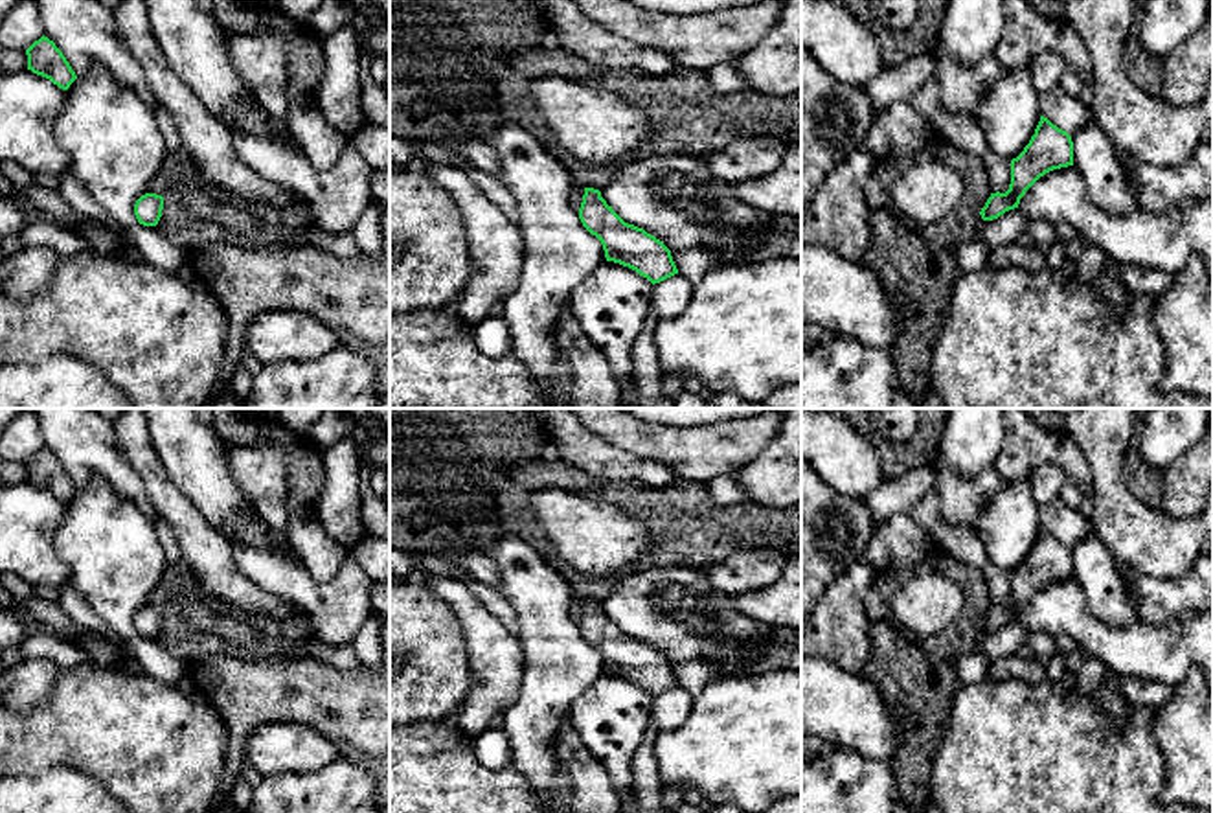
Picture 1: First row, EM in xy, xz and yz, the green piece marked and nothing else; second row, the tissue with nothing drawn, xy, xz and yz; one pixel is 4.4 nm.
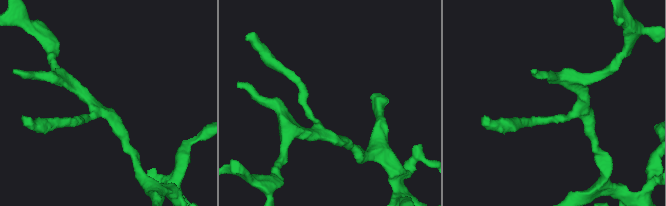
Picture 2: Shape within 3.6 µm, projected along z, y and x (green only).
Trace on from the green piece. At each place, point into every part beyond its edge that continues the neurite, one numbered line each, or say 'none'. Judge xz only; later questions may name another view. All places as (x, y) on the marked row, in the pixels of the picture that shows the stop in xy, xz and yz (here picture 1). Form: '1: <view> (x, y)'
none

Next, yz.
none

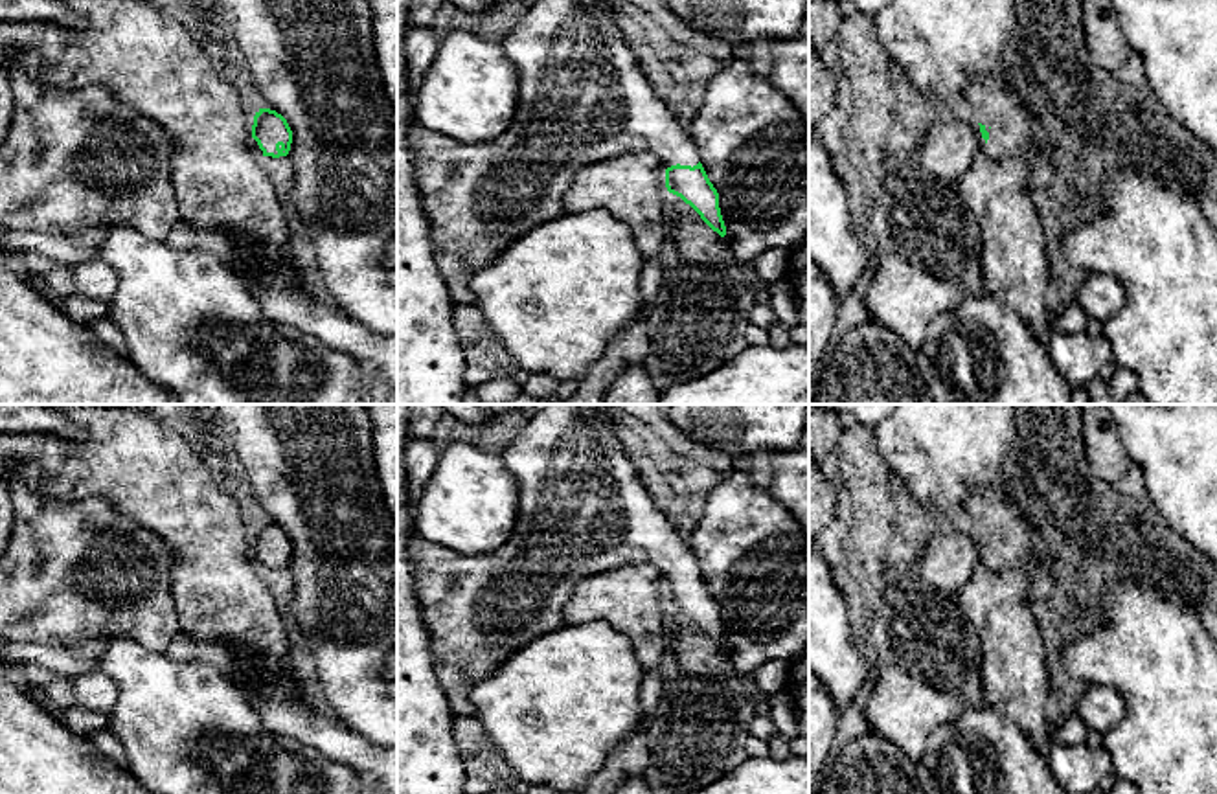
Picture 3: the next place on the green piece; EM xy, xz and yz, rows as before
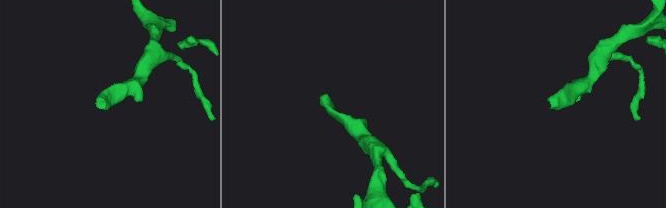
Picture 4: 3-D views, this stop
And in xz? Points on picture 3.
1: xz (581, 94)

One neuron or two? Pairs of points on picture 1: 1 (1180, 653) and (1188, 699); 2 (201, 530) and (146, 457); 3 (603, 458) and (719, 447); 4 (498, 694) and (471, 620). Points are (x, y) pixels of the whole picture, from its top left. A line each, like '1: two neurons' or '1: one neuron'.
1: two neurons
2: one neuron
3: two neurons
4: one neuron

